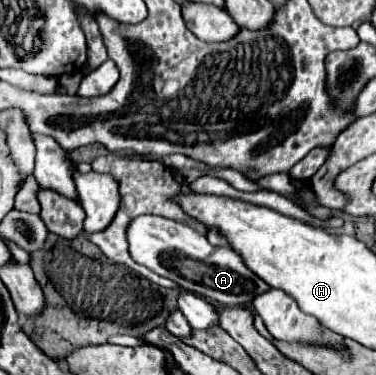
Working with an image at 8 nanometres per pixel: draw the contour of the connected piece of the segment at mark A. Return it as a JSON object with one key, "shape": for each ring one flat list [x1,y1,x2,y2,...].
{"shape":[[154,214,138,216,130,222,128,244,132,258,152,272,174,280,180,288,200,294,220,306,238,306,252,302,256,296,270,290,270,286,256,276,232,248,214,248,208,238,194,228]]}

